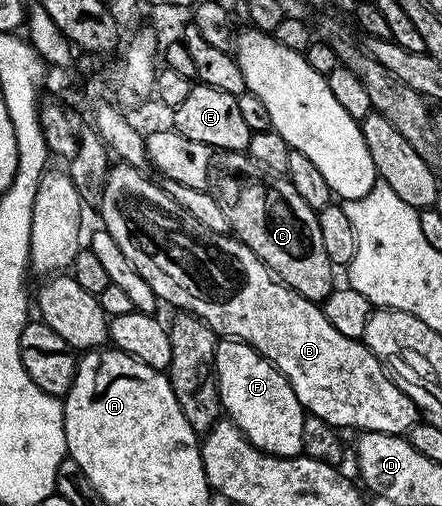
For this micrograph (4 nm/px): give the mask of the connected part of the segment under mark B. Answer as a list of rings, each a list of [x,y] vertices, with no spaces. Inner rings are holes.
[[[119,161],[117,165],[111,165],[106,171],[106,179],[102,186],[102,200],[100,203],[100,210],[102,210],[101,225],[110,233],[112,240],[116,240],[116,244],[120,244],[120,252],[124,252],[124,256],[130,261],[132,268],[136,268],[136,272],[140,272],[140,276],[144,276],[144,280],[148,280],[148,288],[152,288],[152,292],[158,298],[159,303],[166,305],[167,302],[170,306],[178,306],[174,308],[177,308],[179,311],[203,318],[212,327],[215,334],[222,338],[235,338],[237,342],[247,342],[257,354],[268,359],[286,377],[288,384],[296,392],[296,400],[300,400],[302,409],[306,414],[320,416],[320,420],[324,420],[336,428],[347,426],[348,429],[354,430],[353,432],[380,432],[381,434],[397,434],[402,436],[413,428],[415,422],[419,421],[420,418],[418,406],[408,395],[400,392],[398,383],[390,377],[386,367],[366,347],[365,342],[357,338],[340,336],[340,332],[336,332],[336,328],[332,328],[332,324],[328,324],[328,320],[324,316],[319,303],[308,301],[307,298],[300,296],[295,290],[290,289],[289,286],[278,281],[271,274],[270,269],[239,238],[235,238],[233,233],[221,234],[220,232],[212,232],[212,228],[204,228],[204,224],[200,224],[200,220],[196,220],[196,216],[192,216],[192,212],[188,212],[180,205],[166,189],[161,185],[157,186],[152,179],[145,178],[142,175],[143,171],[139,167],[132,166],[129,162],[123,161]]]

